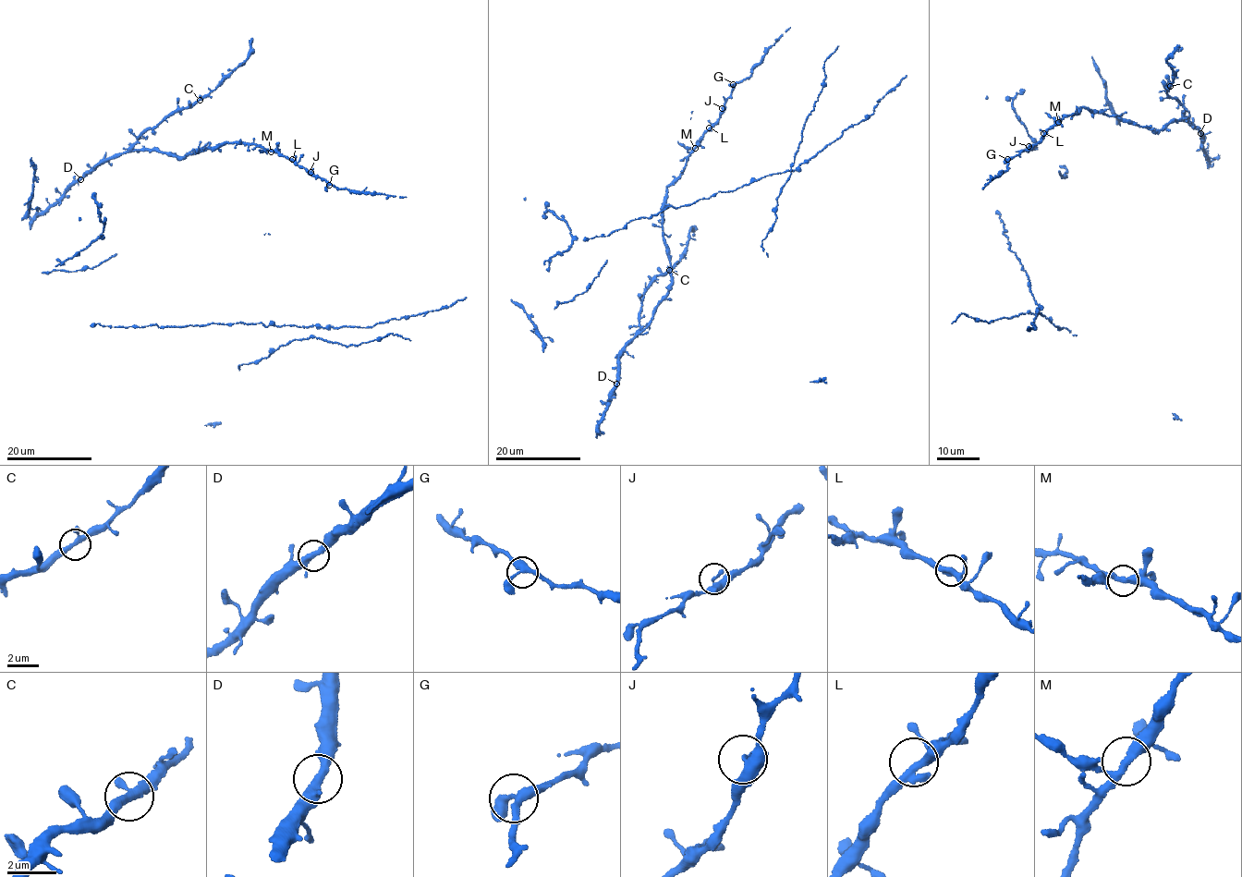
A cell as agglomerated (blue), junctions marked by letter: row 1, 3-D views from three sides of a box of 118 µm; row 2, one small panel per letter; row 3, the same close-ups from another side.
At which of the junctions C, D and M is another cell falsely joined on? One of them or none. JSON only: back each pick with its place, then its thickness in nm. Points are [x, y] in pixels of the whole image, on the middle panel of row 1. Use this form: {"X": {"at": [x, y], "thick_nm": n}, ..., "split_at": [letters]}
{"split_at": []}

